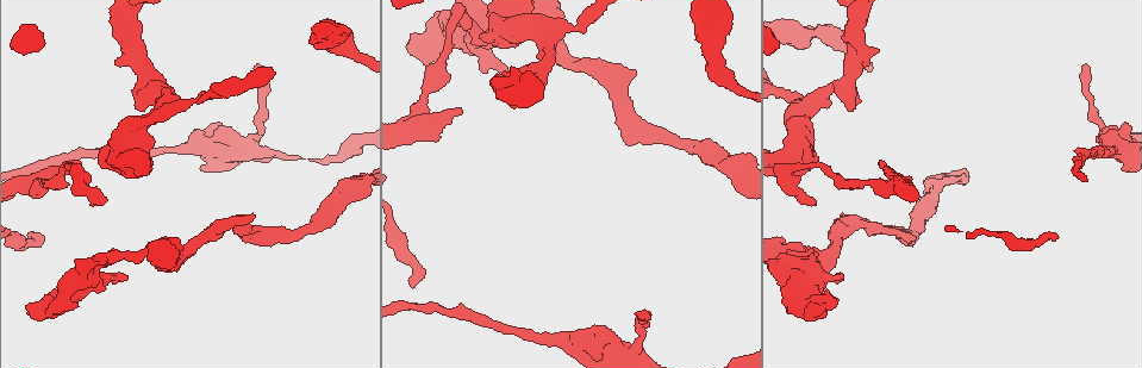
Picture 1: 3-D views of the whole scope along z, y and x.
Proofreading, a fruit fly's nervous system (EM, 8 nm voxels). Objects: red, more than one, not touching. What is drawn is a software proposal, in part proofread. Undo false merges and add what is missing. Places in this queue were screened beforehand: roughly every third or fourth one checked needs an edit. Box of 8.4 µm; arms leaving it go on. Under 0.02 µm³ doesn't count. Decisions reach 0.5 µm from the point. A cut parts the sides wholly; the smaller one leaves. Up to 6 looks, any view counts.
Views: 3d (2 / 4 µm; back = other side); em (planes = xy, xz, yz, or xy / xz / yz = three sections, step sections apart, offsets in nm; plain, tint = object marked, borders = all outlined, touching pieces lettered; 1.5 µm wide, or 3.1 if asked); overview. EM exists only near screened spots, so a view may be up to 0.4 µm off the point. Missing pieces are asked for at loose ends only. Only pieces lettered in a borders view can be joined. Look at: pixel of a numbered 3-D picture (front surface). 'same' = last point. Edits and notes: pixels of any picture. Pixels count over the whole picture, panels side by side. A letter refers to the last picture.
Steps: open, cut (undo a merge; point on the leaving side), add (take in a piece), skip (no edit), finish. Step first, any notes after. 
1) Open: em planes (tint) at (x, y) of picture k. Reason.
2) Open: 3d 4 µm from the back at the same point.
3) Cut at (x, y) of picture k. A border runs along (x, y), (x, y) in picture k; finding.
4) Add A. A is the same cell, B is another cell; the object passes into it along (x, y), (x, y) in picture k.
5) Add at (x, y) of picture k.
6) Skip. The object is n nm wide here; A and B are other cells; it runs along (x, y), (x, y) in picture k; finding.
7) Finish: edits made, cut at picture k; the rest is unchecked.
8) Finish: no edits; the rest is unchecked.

Open: 3d 2 µm from the back at (194, 102) of picture 1. Thin neck.

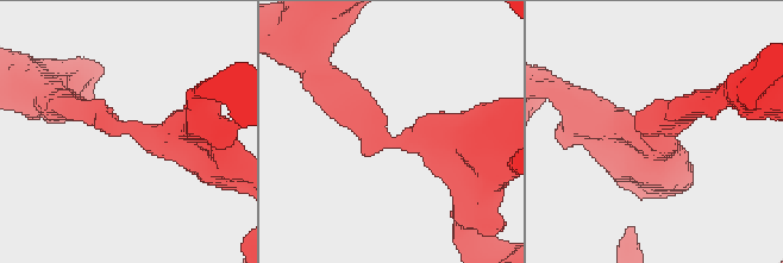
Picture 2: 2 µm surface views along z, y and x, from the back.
Open: em yz step 8 (tint) at (126, 131) of picture 2. Shape alone is not enough.

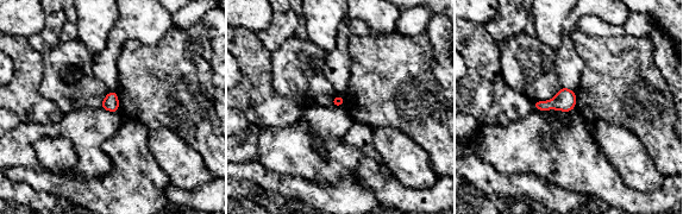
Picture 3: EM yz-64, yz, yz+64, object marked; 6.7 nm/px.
Open: em xz step 8 (borders) at the same point. Another direction.

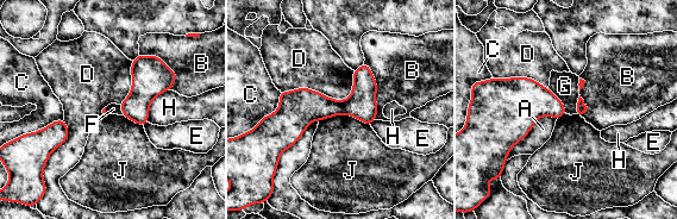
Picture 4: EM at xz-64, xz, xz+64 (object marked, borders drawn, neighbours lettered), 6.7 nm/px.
Cut at (362, 105) of picture 4. A, B, C, D, E, F, G, H and J are other cells; a border runs along (340, 101), (344, 112) in picture 4; two neurons meet here.

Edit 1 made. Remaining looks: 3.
Open: 3d 2 µm from the back at (882, 162) of picture 1.

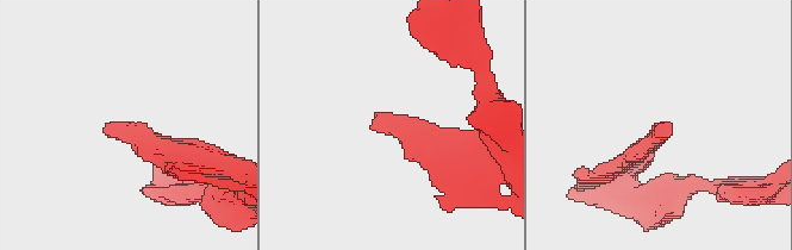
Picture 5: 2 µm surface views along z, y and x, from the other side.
Open: em planes (borders) at (374, 120) of picture 5.

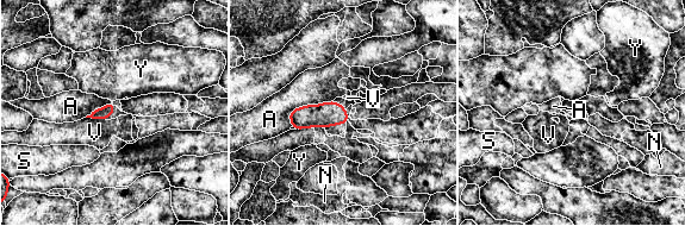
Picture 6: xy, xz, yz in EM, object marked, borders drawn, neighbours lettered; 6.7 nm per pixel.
Skip. A, N, S, V and Y are other cells; a border runs along (86, 117), (105, 119) in picture 6; no lettered piece goes on from it.

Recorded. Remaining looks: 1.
Finish: edits made, cut at picture 4; the rest is unchecked.

